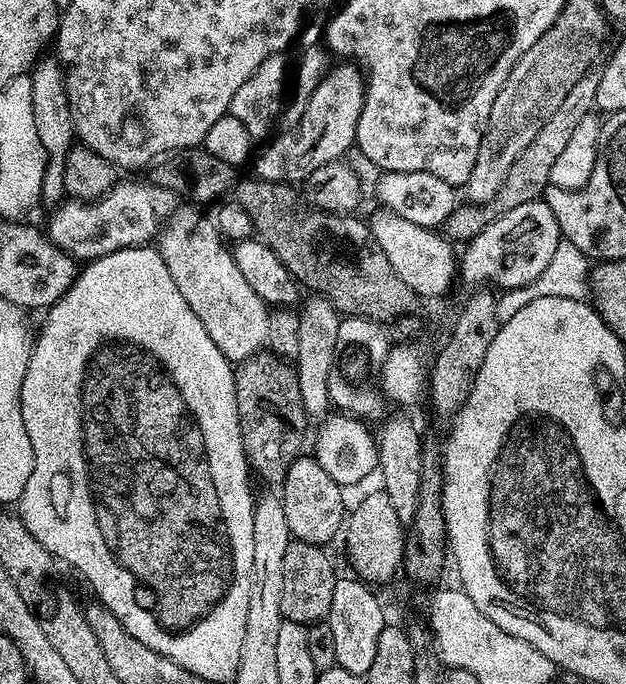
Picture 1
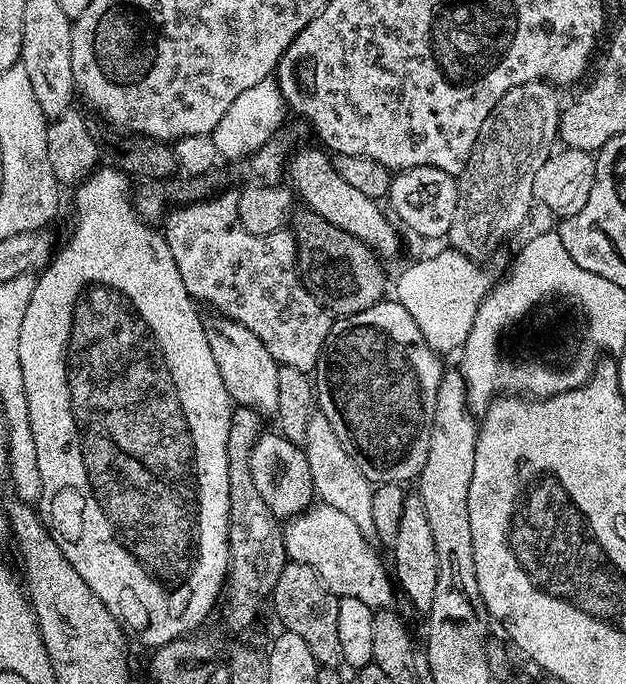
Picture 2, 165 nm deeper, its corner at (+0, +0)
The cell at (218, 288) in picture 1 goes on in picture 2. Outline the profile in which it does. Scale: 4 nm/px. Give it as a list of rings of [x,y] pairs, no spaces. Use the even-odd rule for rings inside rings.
[[[212,314],[204,320],[206,342],[210,342],[210,350],[214,353],[214,362],[218,366],[218,374],[222,374],[222,383],[226,386],[228,396],[233,405],[241,408],[253,408],[261,414],[275,413],[278,406],[278,370],[281,365],[262,346],[258,334],[254,334],[237,320],[226,316]]]

